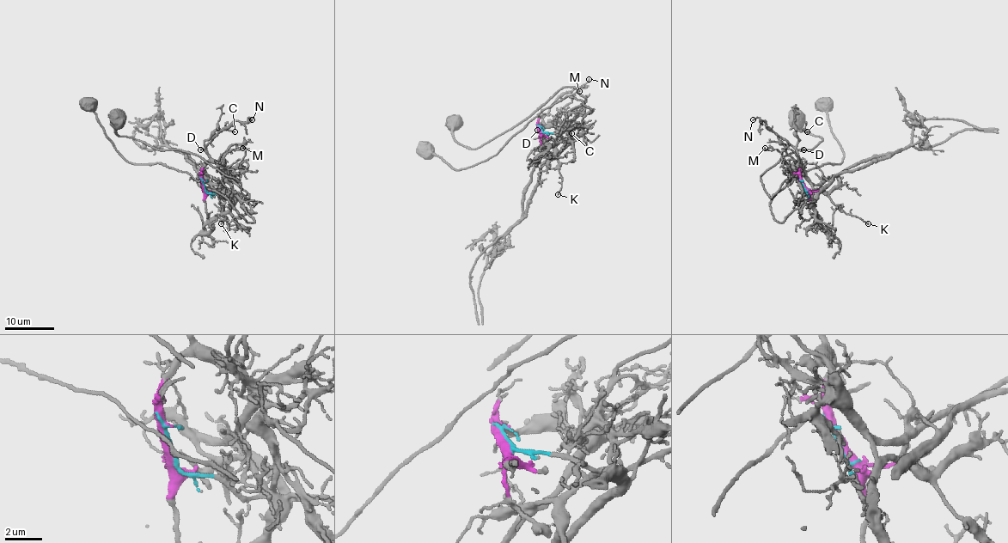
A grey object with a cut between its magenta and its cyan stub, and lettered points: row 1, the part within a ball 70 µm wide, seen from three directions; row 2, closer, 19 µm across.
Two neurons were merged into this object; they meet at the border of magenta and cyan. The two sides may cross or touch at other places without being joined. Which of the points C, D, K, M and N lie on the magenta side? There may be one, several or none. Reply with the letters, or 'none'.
C, D, M, N

